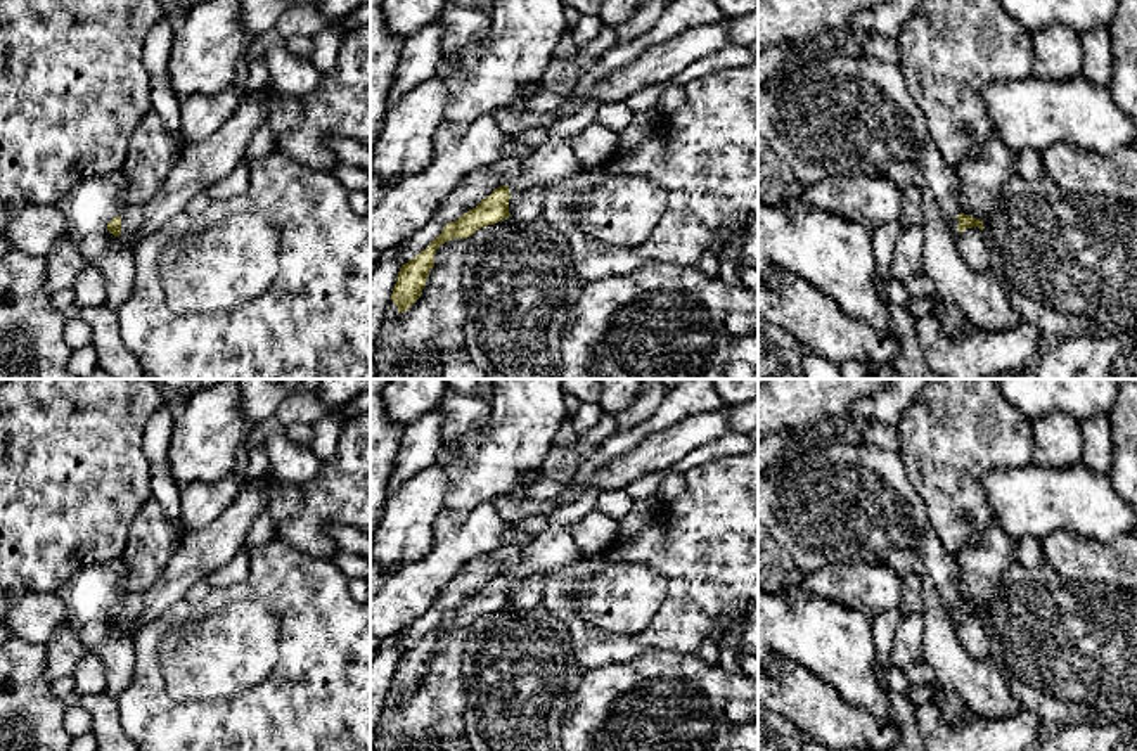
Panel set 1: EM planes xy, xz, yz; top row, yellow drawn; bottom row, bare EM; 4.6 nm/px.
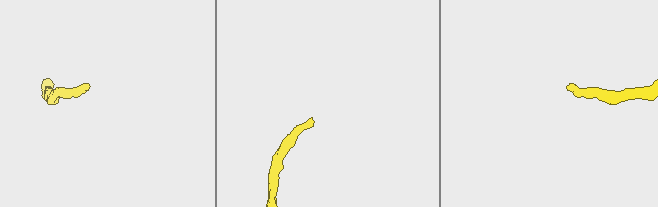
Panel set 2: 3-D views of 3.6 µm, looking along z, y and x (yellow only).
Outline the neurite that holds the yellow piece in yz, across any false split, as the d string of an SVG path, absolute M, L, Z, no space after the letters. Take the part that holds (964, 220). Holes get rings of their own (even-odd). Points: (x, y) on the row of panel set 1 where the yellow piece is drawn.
M960 213L948 223L948 234L955 239L960 232L973 227L983 230L983 220Z

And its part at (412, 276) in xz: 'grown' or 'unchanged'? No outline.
grown

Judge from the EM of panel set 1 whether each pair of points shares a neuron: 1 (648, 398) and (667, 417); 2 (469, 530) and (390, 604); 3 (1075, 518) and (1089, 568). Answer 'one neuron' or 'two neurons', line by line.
1: two neurons
2: one neuron
3: two neurons

